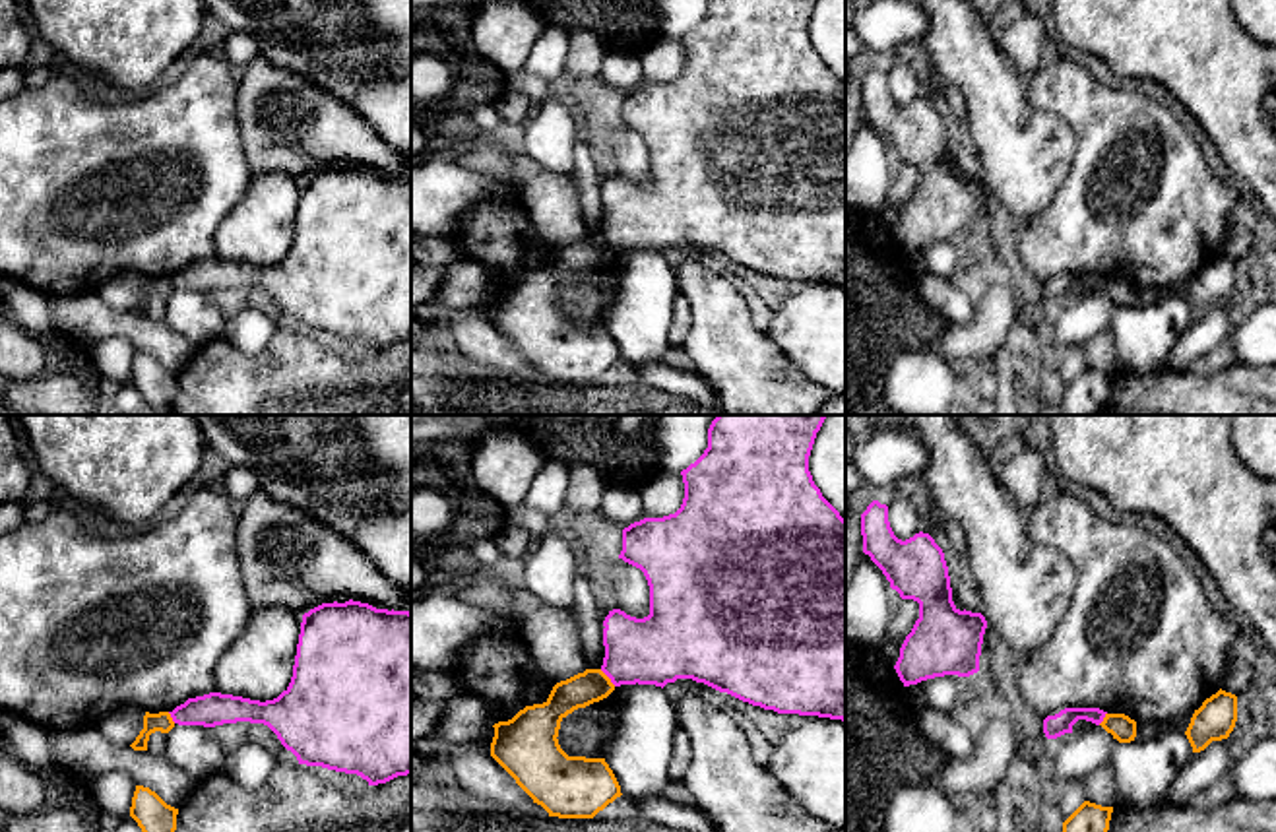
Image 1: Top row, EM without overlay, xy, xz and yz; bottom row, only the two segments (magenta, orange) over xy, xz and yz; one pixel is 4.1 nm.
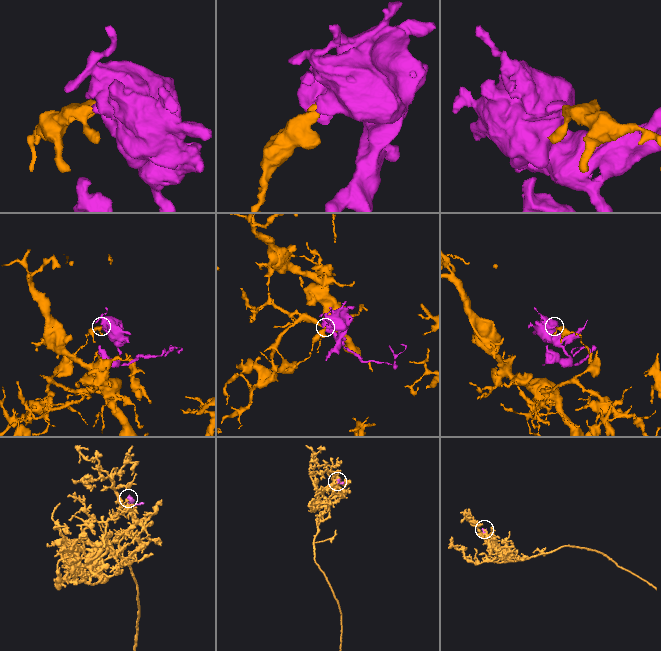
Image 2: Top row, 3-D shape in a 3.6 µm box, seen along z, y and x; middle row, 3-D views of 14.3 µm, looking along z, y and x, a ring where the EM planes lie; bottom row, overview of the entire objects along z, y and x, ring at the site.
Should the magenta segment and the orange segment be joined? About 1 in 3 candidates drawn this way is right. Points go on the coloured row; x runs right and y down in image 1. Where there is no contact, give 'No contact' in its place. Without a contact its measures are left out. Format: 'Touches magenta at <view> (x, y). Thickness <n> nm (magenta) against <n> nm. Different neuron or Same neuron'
Touches magenta at xz (607, 675). Thickness 300 nm (magenta) against 140 nm. Different neuron

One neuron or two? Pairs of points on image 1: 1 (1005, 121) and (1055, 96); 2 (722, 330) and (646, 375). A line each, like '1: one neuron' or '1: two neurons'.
1: two neurons
2: two neurons

